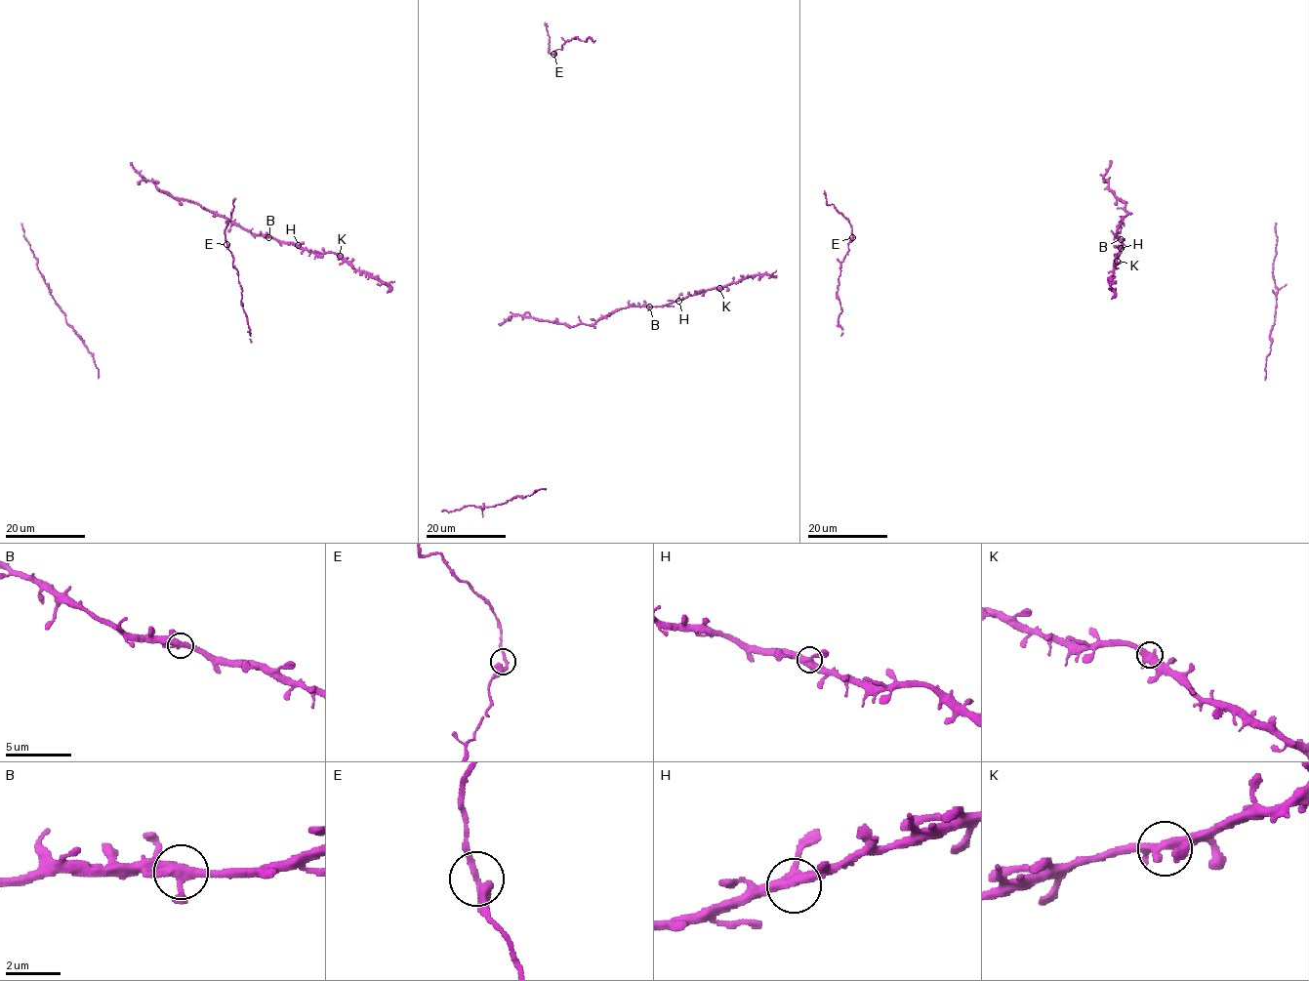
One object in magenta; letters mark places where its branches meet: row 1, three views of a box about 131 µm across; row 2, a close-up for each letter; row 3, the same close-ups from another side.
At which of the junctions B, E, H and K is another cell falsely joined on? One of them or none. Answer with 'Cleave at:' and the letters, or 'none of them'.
Cleave at: none of them

